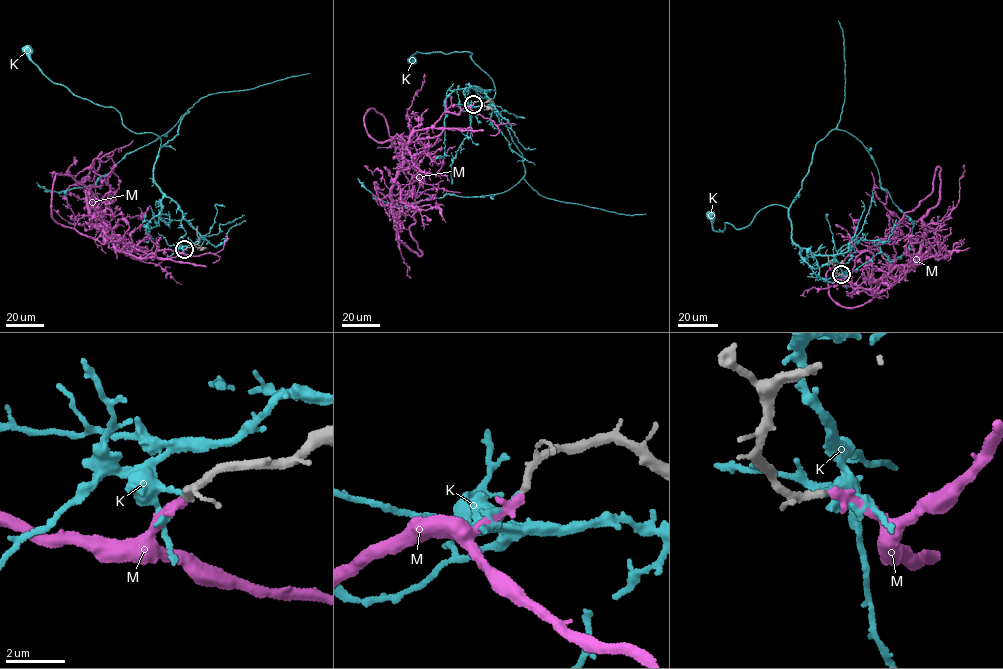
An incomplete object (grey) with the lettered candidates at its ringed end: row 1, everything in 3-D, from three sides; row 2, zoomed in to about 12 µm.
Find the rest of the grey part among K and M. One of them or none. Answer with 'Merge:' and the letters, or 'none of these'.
Merge: M

